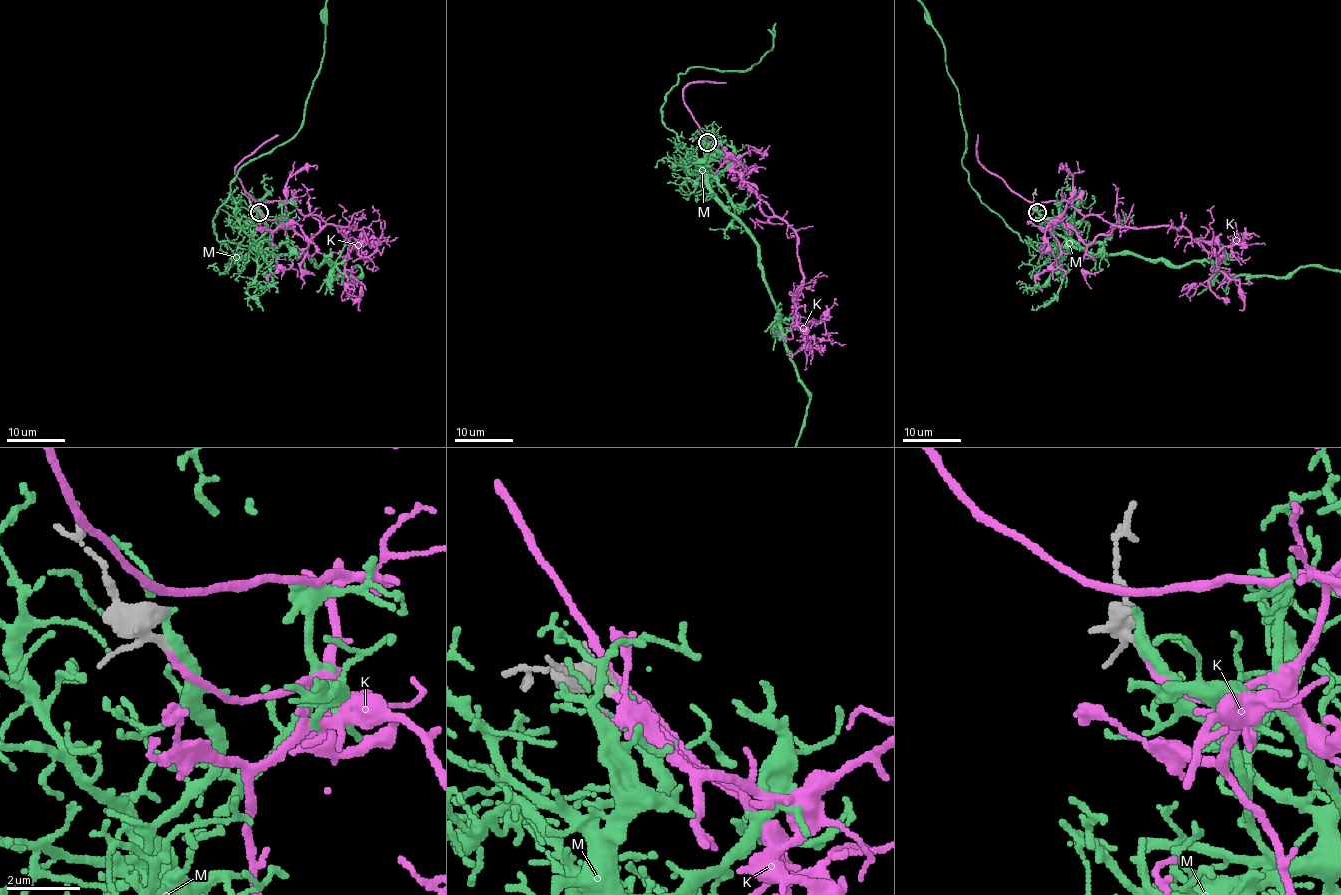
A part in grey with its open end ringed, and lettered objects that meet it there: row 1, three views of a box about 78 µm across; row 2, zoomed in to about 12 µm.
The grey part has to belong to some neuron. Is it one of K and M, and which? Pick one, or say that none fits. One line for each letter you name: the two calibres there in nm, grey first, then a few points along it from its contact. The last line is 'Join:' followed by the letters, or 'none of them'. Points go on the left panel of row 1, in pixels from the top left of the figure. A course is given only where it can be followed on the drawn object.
K: 320/200 nm | via (259, 212), (276, 220), (290, 201), (304, 215), (354, 227), (348, 252), (369, 256), (382, 233), (372, 205)
Join: K

